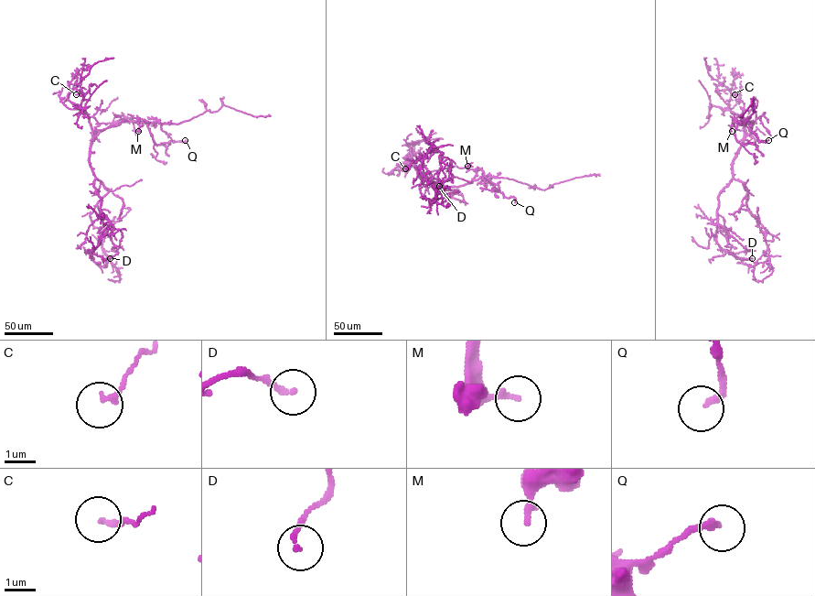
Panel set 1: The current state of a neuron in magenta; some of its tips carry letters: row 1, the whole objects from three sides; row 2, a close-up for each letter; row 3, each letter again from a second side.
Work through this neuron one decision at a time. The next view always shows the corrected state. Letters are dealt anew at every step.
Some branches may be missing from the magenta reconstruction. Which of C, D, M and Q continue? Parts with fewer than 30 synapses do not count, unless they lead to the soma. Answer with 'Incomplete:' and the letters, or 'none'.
Incomplete: none

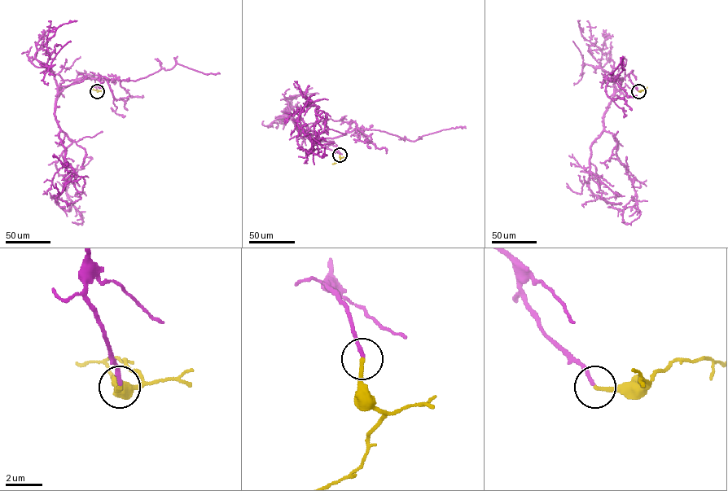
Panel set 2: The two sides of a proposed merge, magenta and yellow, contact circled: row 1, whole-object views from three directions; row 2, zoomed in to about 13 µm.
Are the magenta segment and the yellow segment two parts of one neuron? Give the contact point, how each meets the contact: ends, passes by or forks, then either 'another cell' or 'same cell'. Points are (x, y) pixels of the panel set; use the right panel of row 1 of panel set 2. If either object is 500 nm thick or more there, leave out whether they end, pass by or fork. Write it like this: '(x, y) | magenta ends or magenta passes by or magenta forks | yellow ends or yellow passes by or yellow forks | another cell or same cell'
(638, 91) | magenta ends | yellow ends | same cell

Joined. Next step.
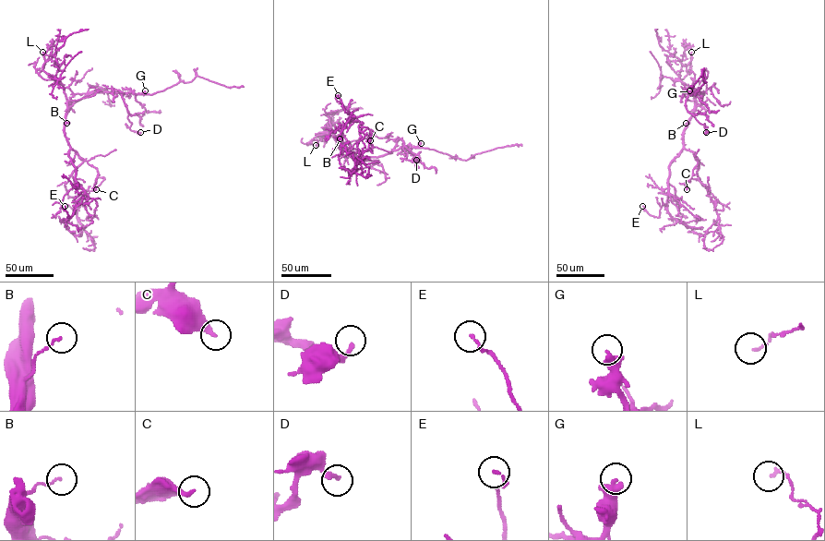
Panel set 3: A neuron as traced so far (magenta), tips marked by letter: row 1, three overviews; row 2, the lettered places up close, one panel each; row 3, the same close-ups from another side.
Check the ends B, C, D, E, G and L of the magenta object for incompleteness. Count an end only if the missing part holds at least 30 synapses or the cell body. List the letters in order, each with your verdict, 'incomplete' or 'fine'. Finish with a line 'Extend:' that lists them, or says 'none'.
B: fine
C: incomplete
D: fine
E: fine
G: fine
L: fine
Extend: C

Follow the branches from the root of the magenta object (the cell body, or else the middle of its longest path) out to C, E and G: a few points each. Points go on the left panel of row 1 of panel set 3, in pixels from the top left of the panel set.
C: (66, 112), (65, 137), (73, 150), (97, 168), (94, 186), (96, 189)
E: (66, 112), (65, 134), (70, 148), (69, 157), (75, 180), (84, 194), (70, 217), (65, 206)
G: (66, 112), (74, 102), (91, 93), (140, 94), (145, 90)

